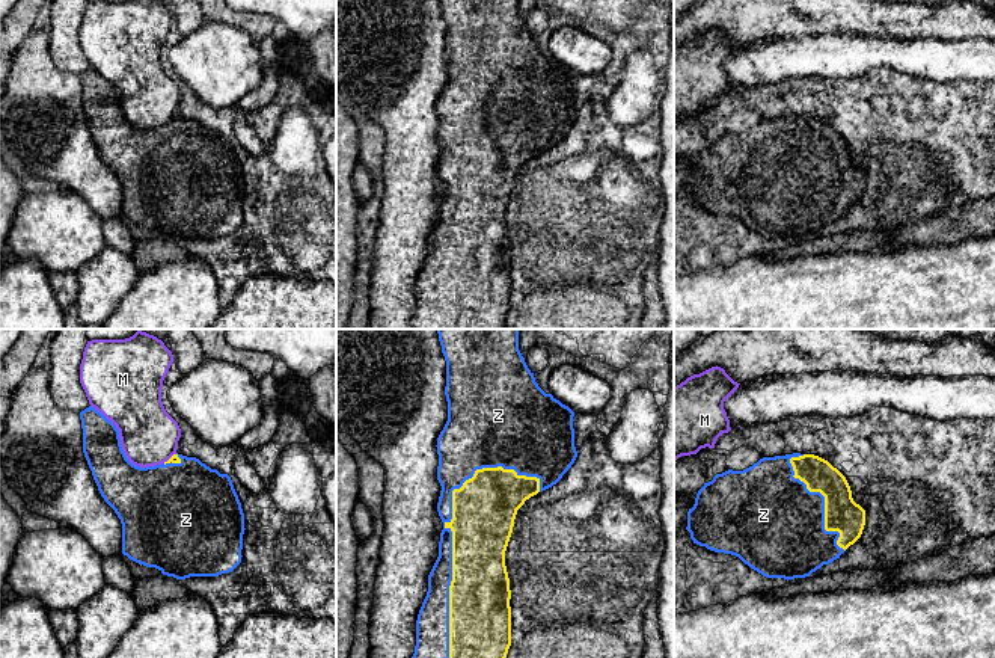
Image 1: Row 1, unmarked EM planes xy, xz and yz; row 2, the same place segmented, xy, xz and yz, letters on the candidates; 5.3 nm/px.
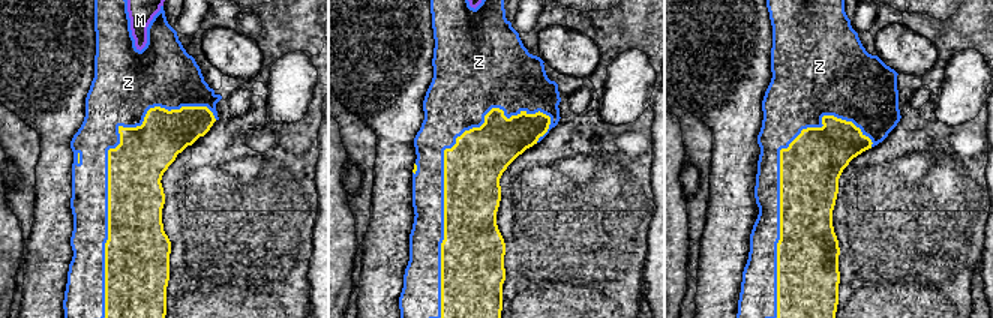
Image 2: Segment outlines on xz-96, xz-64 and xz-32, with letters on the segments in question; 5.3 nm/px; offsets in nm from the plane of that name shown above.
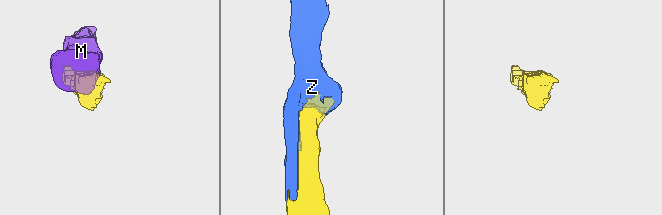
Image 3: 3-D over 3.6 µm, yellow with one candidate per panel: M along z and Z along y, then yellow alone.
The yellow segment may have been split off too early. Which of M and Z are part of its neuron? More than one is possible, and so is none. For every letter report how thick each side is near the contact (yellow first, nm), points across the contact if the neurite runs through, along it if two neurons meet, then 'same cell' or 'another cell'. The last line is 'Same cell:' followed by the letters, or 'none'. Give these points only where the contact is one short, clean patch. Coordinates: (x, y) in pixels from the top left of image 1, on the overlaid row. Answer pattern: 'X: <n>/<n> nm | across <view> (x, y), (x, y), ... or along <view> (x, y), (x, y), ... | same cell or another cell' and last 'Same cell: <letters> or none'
M: 50/300 nm | another cell
Z: 340/120 nm | same cell
Same cell: Z

